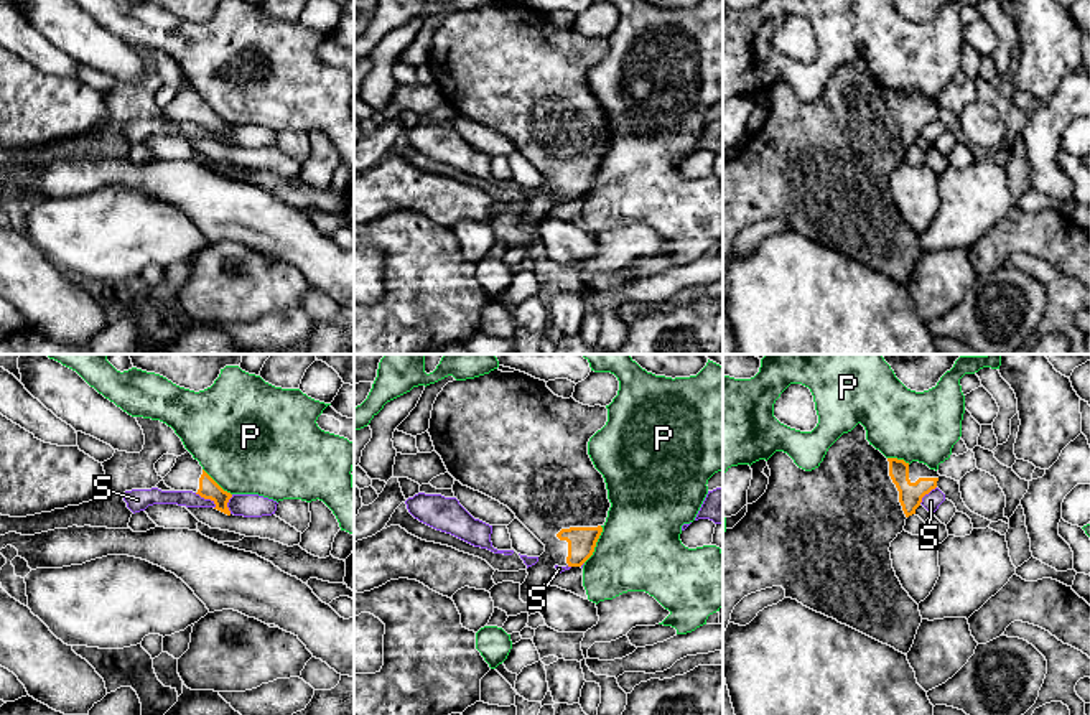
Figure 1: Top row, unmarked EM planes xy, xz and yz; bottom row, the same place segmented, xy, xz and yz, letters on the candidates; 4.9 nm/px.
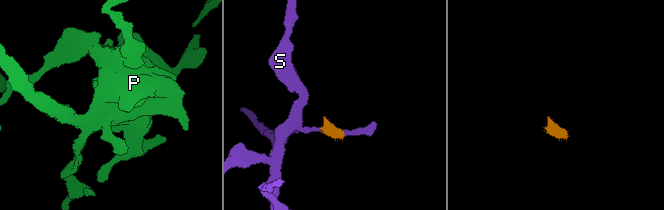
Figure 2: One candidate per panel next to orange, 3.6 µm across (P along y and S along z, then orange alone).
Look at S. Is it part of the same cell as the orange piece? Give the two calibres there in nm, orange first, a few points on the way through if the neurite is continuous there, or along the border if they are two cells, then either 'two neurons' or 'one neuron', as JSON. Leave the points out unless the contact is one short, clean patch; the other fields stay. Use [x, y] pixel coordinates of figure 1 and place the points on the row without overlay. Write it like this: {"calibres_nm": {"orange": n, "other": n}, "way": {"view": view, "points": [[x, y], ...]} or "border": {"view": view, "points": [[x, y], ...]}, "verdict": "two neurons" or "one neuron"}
{"calibres_nm": {"orange": 100, "other": 80}, "border": {"view": "xy", "points": [[195, 124], [208, 129], [216, 137]]}, "verdict": "two neurons"}

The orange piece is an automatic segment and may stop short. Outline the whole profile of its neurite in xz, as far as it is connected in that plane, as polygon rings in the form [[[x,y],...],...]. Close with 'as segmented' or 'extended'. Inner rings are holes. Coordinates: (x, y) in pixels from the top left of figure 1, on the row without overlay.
[[[494,0],[448,13],[433,35],[428,64],[448,104],[507,137],[545,176],[520,216],[524,234],[557,208],[557,196],[581,198],[594,183],[611,133],[604,109],[588,86],[588,72],[606,53],[606,38],[558,28],[545,12],[520,2]]]; extended

